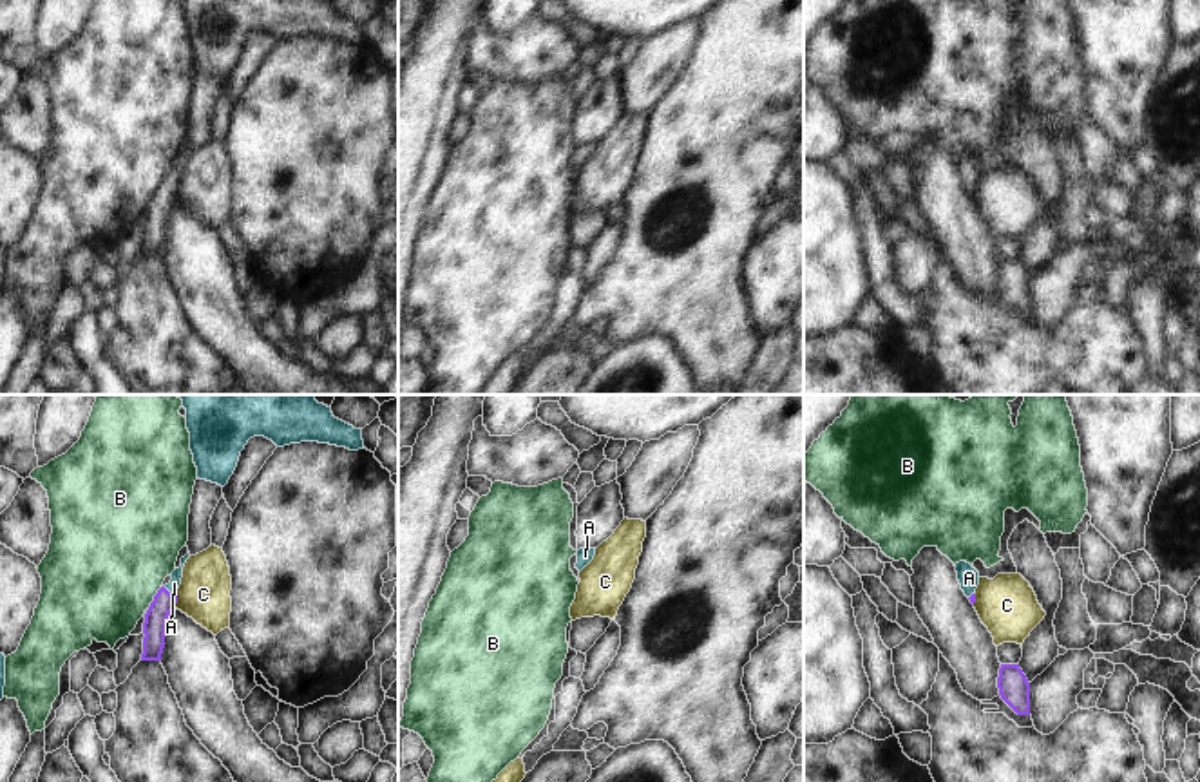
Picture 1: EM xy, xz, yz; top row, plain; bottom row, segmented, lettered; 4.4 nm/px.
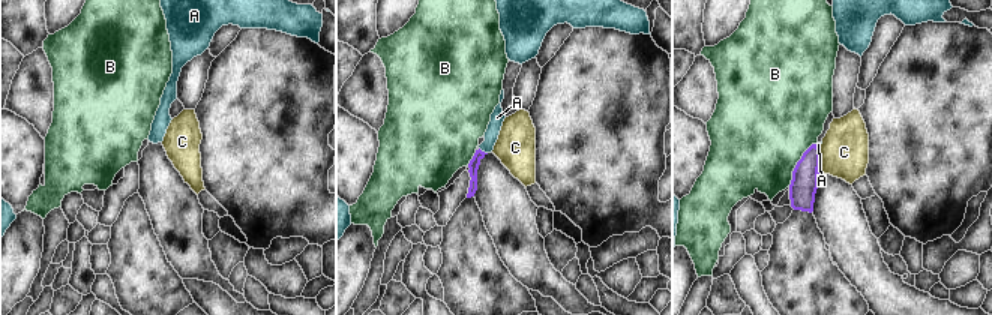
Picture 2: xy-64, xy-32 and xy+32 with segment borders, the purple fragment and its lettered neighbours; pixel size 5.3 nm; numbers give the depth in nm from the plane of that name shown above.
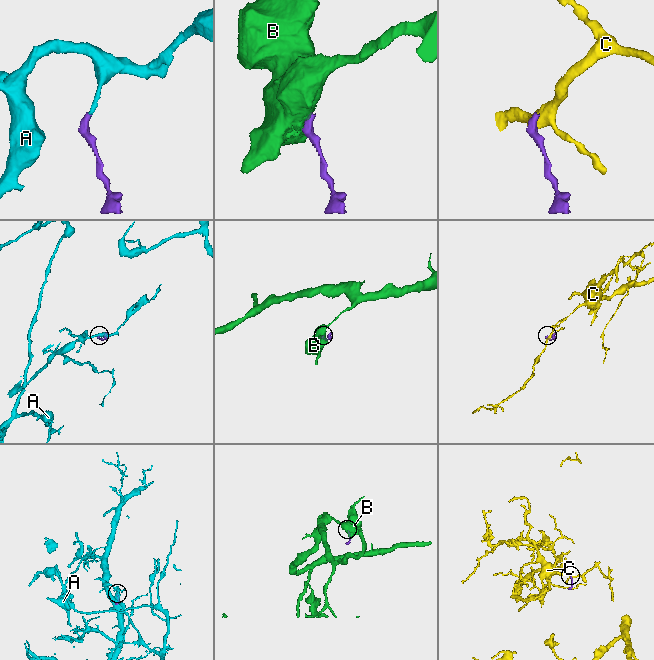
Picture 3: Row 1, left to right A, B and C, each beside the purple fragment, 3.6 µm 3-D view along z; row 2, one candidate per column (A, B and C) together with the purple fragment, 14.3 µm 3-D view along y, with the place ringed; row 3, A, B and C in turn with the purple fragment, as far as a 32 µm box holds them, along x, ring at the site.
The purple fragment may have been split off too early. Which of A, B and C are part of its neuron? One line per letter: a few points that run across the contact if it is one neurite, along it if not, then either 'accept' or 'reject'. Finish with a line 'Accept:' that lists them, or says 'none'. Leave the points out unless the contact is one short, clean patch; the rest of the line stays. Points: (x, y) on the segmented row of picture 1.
A: xy (154, 627), (158, 610), (169, 592), (174, 583) | accept
B: xy (161, 587), (147, 607) | reject
C: xy (178, 594), (174, 607) | reject
Accept: A

